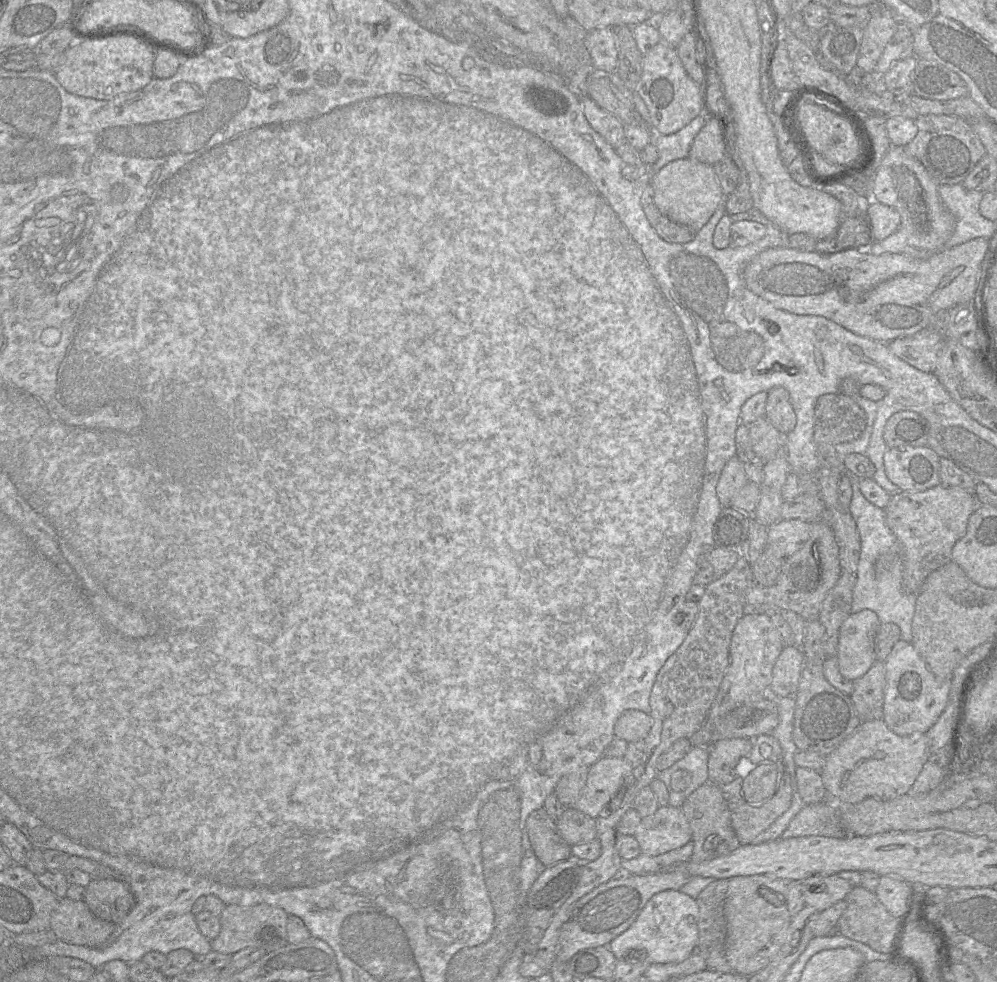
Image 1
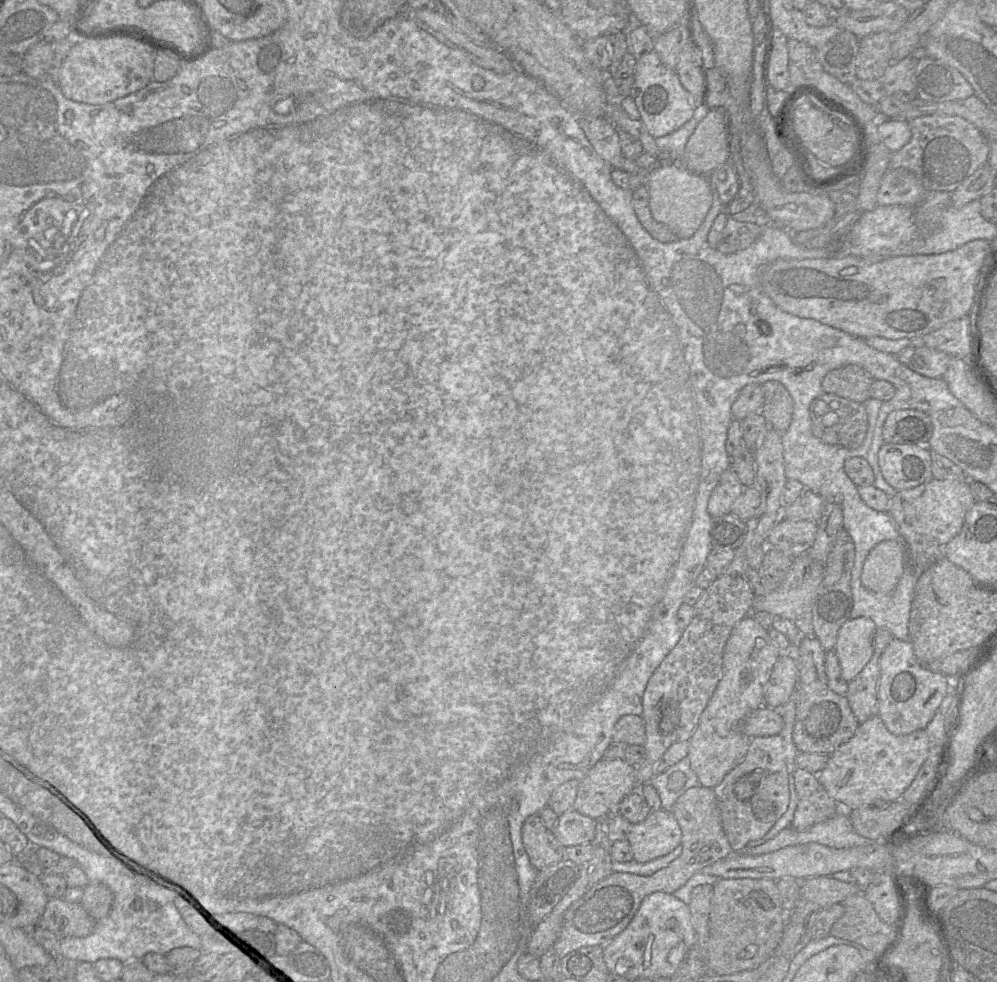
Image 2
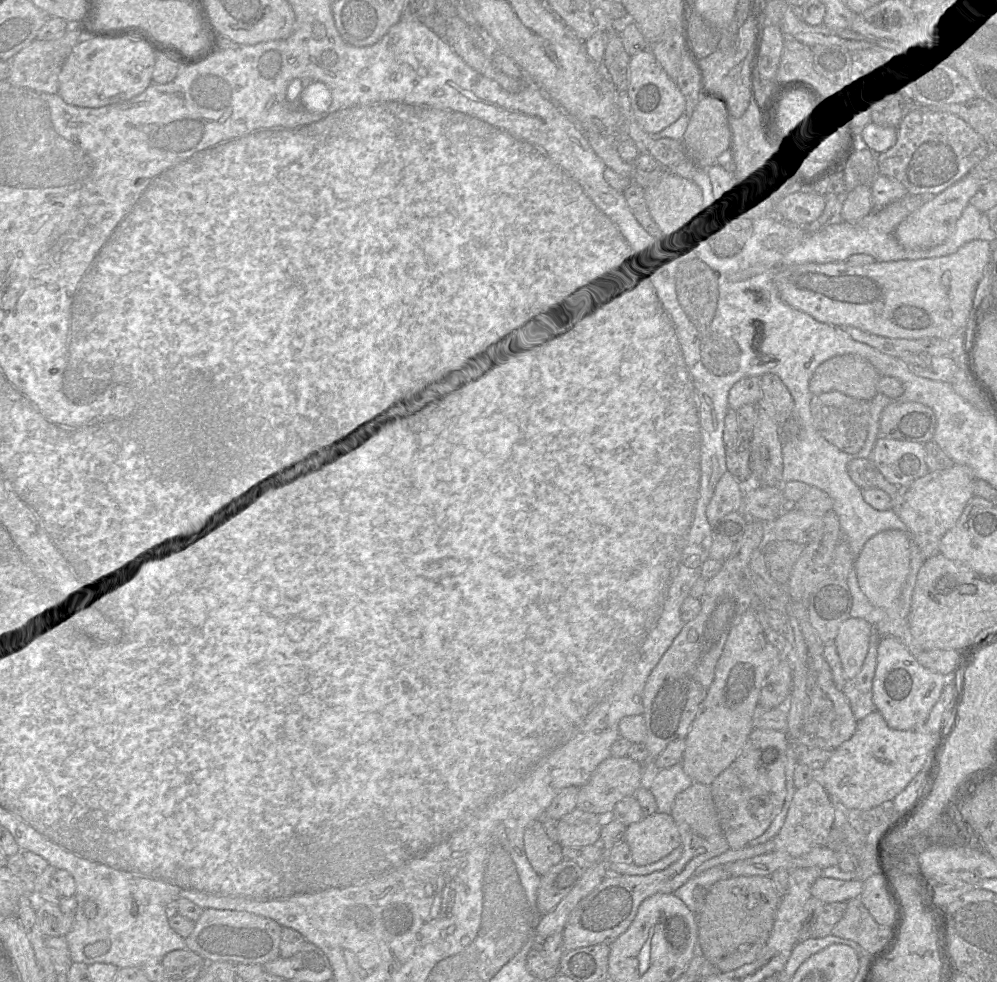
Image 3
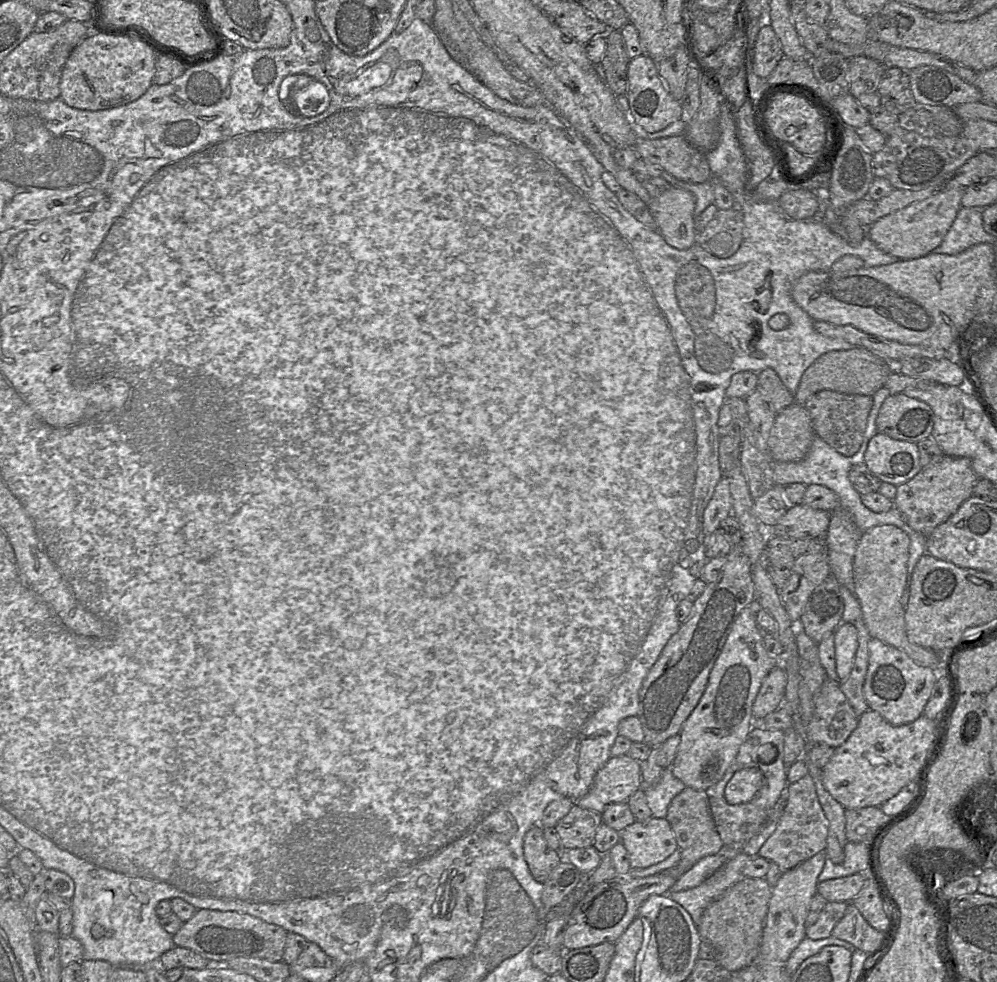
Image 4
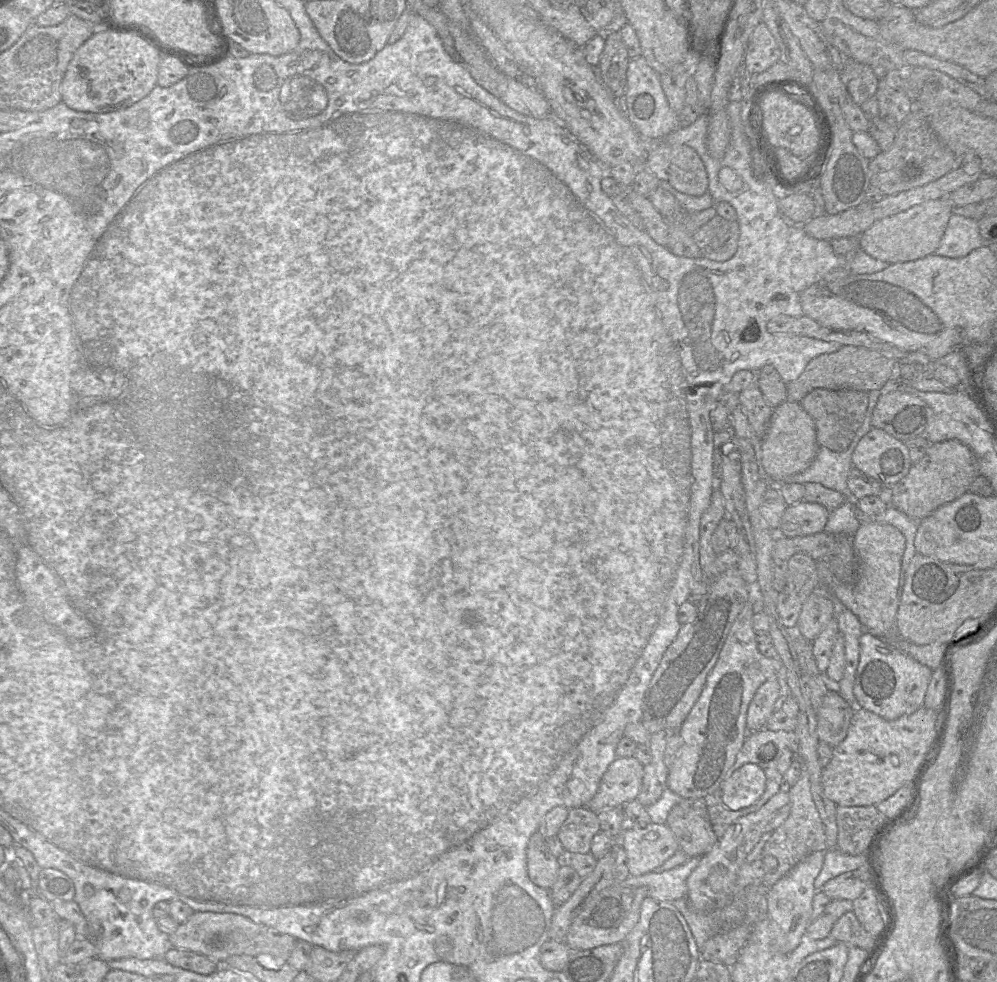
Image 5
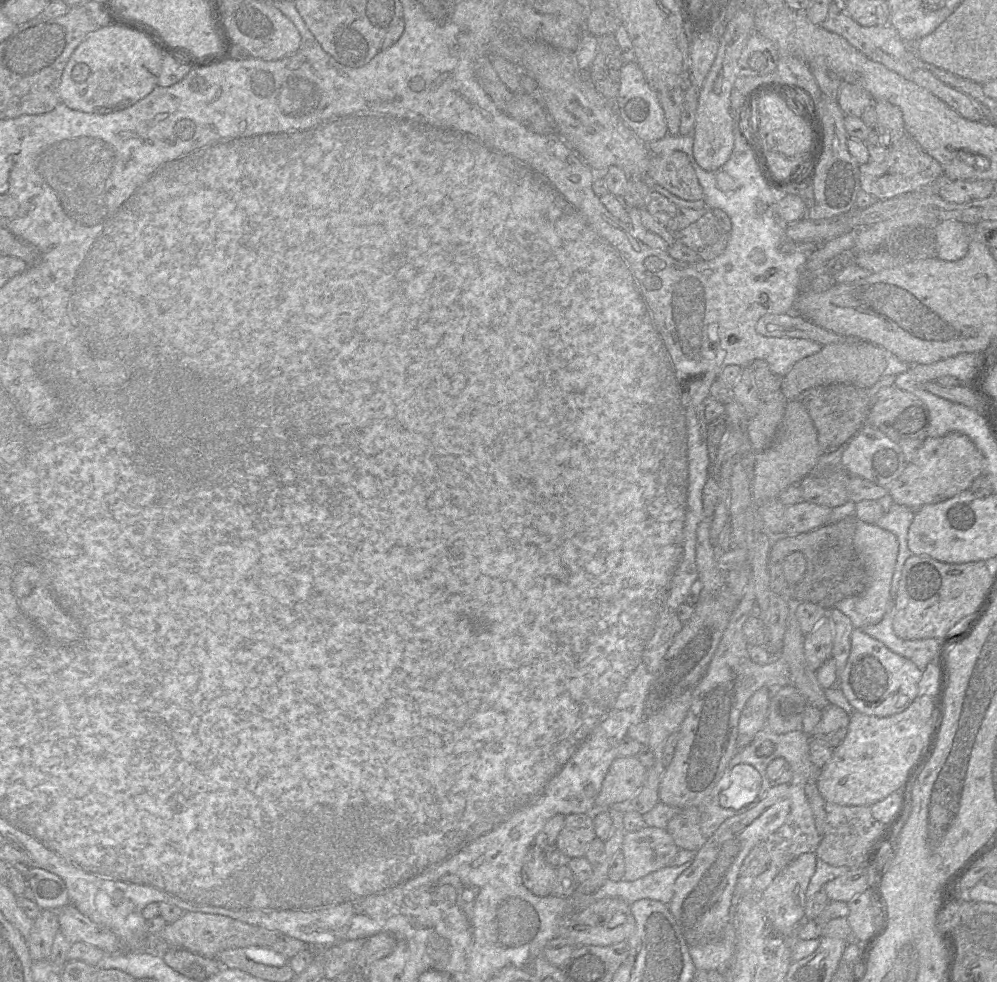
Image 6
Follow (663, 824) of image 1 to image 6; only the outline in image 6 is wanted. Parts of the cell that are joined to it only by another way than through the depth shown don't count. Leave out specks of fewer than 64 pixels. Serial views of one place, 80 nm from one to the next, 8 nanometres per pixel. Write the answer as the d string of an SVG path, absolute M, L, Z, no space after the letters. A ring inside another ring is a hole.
M645 826L641 830L625 832L621 852L625 860L623 880L635 881L652 872L668 867L679 848L666 829Z

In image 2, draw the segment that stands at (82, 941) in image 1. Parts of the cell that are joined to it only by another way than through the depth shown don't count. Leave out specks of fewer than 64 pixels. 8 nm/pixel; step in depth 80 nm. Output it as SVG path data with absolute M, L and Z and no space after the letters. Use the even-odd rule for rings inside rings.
M63 898L49 899L39 925L59 939L65 937L86 937L95 926L92 919L80 903L69 903Z

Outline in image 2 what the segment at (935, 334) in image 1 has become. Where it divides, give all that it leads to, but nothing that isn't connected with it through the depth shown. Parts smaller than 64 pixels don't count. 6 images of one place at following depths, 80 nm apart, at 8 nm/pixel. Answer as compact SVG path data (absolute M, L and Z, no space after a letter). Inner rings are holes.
M927 347L905 348L897 358L911 370L929 378L943 378L951 360L946 352Z

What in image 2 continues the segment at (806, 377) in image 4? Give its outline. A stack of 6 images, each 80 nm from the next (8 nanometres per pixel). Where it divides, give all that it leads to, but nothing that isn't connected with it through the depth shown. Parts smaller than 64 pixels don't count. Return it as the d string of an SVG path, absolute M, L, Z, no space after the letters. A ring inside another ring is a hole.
M846 365L829 371L822 380L825 393L832 393L840 397L865 402L871 395L872 376L857 365Z

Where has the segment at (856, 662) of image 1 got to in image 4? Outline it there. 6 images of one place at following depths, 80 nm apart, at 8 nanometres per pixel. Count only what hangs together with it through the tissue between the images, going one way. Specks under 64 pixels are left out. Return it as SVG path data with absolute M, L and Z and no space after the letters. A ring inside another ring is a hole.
M842 623L835 631L836 670L840 682L850 676L858 646L857 628L853 623Z

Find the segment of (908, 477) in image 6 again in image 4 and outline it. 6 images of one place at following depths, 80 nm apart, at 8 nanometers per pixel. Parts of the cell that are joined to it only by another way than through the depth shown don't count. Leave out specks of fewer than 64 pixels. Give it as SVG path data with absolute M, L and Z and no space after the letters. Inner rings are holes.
M944 455L938 463L923 467L912 479L897 486L894 508L911 528L927 537L973 495L977 480L969 458Z

